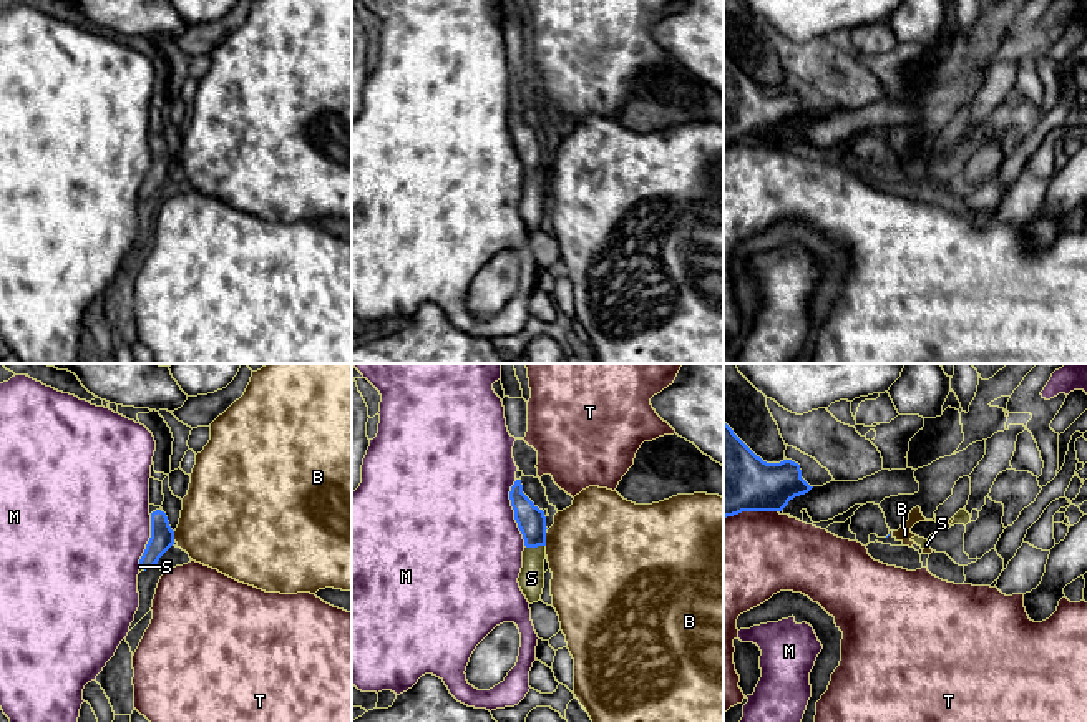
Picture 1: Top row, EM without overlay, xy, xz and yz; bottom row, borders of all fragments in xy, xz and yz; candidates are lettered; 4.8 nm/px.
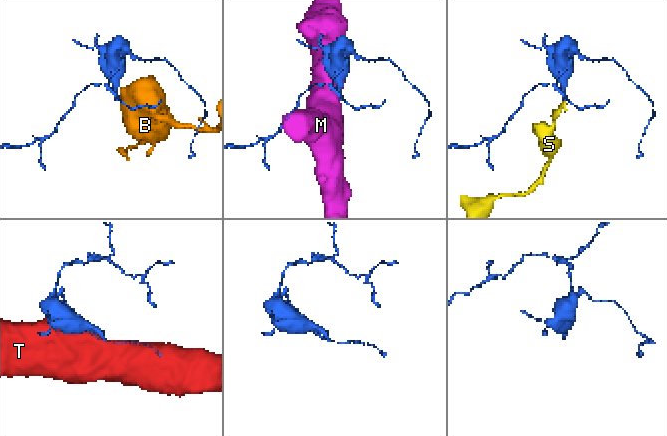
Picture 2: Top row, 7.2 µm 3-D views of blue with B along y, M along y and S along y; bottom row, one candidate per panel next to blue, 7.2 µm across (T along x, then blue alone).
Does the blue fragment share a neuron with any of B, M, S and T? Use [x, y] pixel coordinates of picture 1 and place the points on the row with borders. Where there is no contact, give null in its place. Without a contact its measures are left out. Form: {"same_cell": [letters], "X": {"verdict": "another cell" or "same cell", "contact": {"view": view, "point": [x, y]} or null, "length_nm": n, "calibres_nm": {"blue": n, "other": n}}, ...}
{"same_cell": ["S"], "B": {"verdict": "another cell", "contact": {"view": "xz", "point": [545, 540]}, "length_nm": 60, "calibres_nm": {"blue": 140, "other": 460}}, "M": {"verdict": "another cell", "contact": {"view": "xz", "point": [515, 513]}, "length_nm": 320, "calibres_nm": {"blue": 140, "other": 480}}, "S": {"verdict": "same cell", "contact": {"view": "xz", "point": [535, 546]}, "length_nm": 100, "calibres_nm": {"blue": 140, "other": 130}}, "T": {"verdict": "another cell", "contact": {"view": "yz", "point": [750, 510]}, "length_nm": 260, "calibres_nm": {"blue": 380, "other": 440}}}

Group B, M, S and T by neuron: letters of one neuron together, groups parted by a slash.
B / M / S / T

